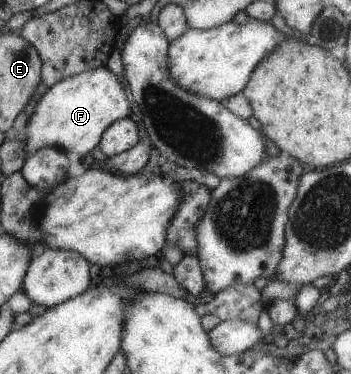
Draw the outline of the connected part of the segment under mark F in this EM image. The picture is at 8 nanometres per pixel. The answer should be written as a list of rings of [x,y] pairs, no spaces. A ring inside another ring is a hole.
[[[104,65],[61,79],[46,88],[25,127],[24,158],[43,146],[54,147],[65,154],[74,152],[83,157],[99,145],[102,132],[114,120],[126,117],[130,111],[130,101],[116,78]]]

